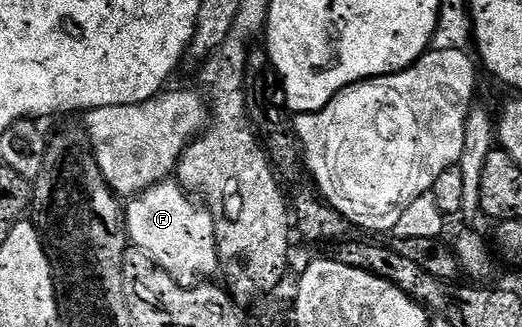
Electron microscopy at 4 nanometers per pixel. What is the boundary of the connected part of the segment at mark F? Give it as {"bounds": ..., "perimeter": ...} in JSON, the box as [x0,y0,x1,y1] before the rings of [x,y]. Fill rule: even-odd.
{"bounds":[125,180,220,287],"perimeter":[[[178,180],[162,181],[128,200],[125,205],[125,224],[130,244],[151,256],[174,281],[194,287],[220,272],[211,212],[186,192]]]}

